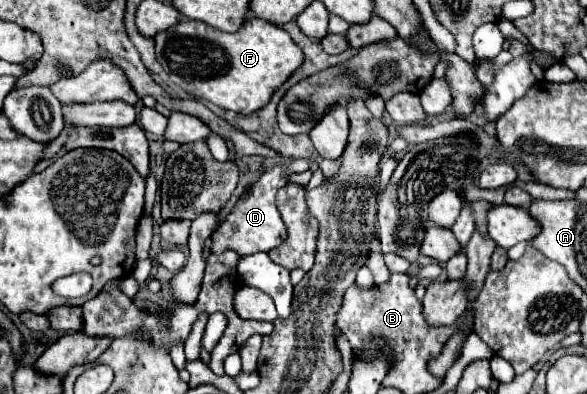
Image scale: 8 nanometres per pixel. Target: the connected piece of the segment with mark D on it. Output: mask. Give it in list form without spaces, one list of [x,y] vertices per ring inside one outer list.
[[[296,159],[290,161],[288,165],[274,165],[274,167],[264,167],[262,175],[256,179],[256,183],[252,185],[250,193],[246,197],[242,197],[232,213],[218,225],[218,229],[212,233],[212,253],[224,253],[228,249],[238,251],[240,255],[254,255],[254,253],[268,253],[270,249],[276,249],[286,237],[286,225],[280,217],[280,211],[274,205],[274,197],[276,191],[284,185],[288,185],[288,175],[294,173],[302,173],[310,169],[310,161],[308,159]]]

